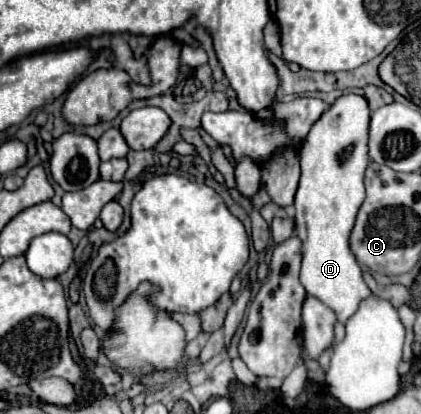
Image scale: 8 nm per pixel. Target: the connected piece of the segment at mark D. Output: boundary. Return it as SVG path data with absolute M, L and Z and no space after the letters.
M341 95L313 123L301 145L301 181L295 195L295 235L303 241L301 283L307 295L331 307L341 323L359 309L365 297L371 297L361 267L349 249L349 233L365 199L363 175L369 165L369 117L371 109L363 95Z

